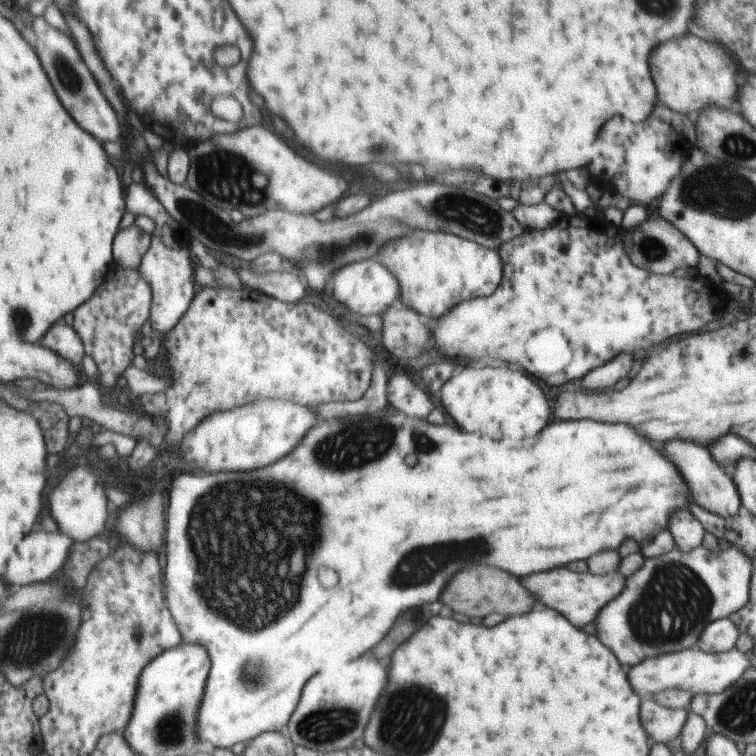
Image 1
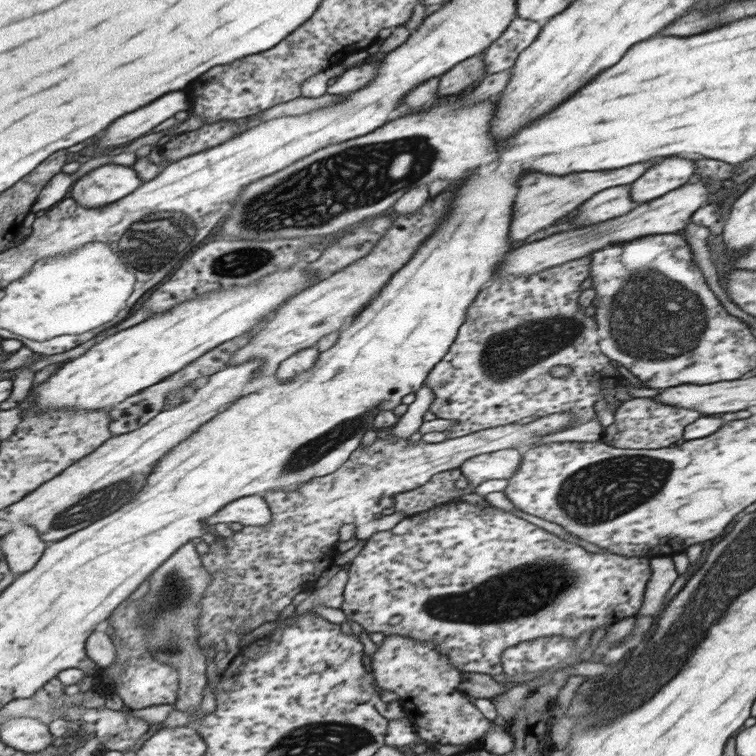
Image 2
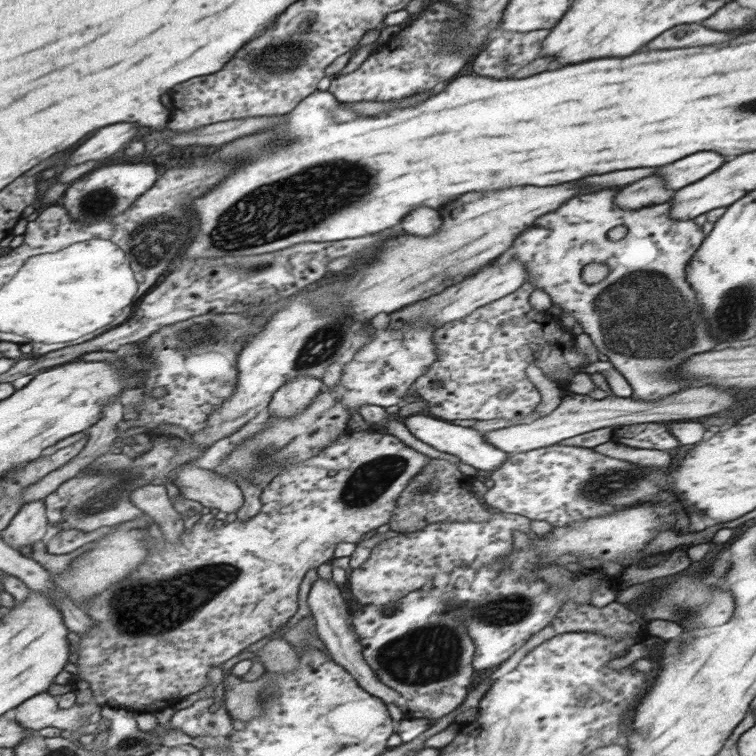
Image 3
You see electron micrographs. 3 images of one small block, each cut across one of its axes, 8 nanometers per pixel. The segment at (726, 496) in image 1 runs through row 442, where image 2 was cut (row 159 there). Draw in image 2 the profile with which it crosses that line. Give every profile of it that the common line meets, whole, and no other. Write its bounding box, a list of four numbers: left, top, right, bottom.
[630,156,696,202]

